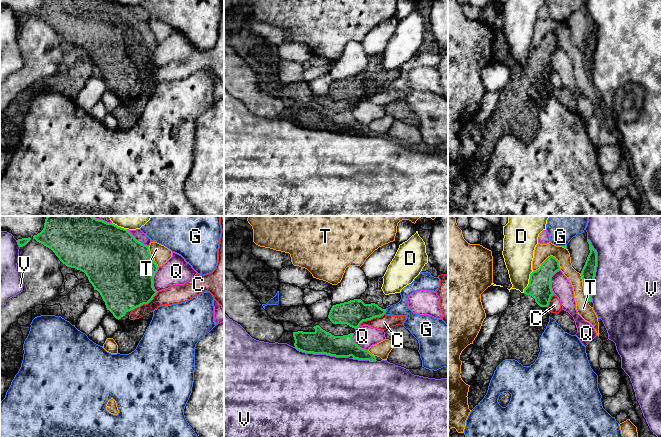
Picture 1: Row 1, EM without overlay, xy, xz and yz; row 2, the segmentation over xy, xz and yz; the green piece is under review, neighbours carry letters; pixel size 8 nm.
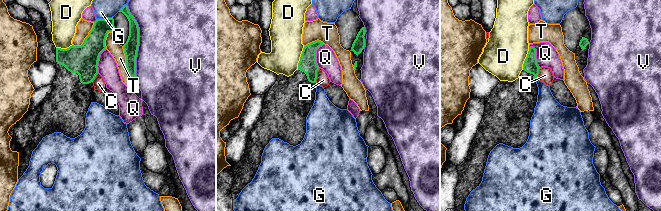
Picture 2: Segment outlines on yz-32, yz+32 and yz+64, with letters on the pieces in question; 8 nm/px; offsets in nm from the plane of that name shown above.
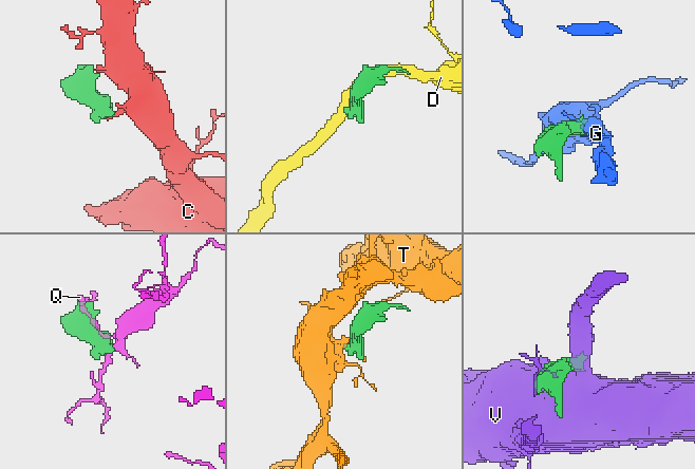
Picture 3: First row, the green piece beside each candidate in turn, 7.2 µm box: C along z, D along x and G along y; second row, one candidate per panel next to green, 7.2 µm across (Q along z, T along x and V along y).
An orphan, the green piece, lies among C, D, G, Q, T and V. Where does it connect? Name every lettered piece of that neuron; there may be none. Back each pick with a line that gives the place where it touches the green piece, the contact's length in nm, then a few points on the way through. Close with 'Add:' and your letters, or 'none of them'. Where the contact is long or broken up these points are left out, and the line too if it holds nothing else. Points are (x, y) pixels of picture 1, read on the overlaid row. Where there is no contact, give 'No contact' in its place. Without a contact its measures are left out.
Add: none of them

